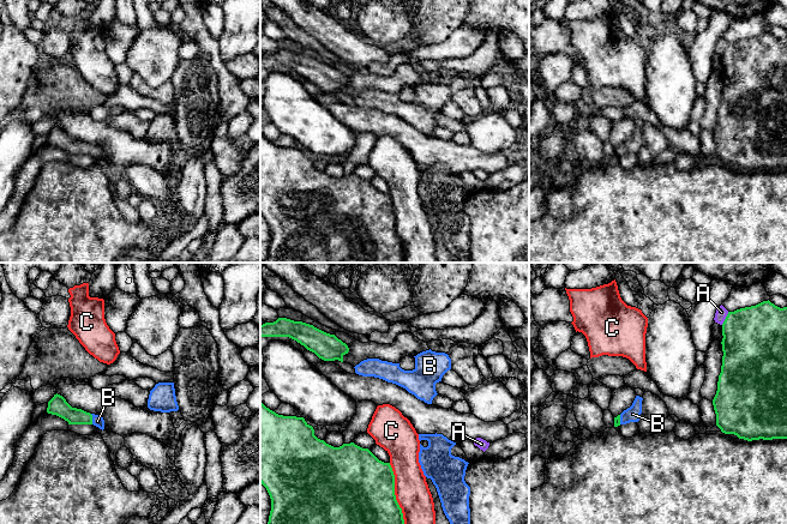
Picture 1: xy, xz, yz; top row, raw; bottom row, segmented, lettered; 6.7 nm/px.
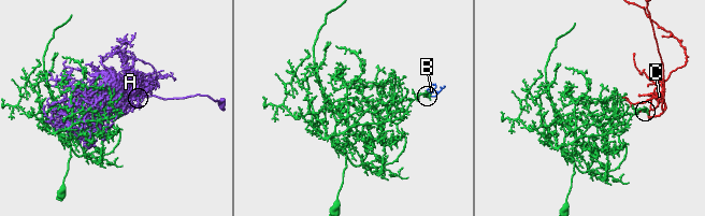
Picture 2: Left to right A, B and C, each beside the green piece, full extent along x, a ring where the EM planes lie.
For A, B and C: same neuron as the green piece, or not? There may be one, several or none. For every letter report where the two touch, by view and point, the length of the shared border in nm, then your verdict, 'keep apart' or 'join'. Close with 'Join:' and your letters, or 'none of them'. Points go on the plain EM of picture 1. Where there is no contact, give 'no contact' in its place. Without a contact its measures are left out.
A: meets green in yz at (726, 49); contact 100 nm long; keep apart
B: meets green in xy at (91, 150); contact 70 nm long; join
C: meets green in xz at (395, 228); contact 460 nm long; keep apart
Join: B

